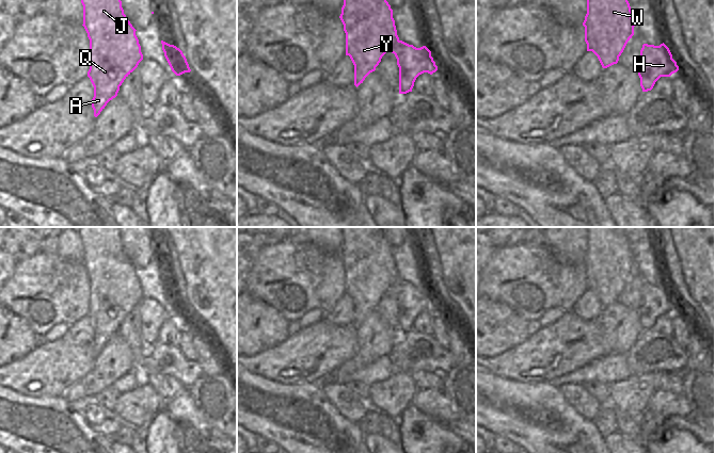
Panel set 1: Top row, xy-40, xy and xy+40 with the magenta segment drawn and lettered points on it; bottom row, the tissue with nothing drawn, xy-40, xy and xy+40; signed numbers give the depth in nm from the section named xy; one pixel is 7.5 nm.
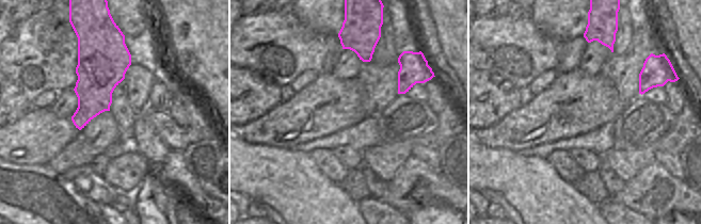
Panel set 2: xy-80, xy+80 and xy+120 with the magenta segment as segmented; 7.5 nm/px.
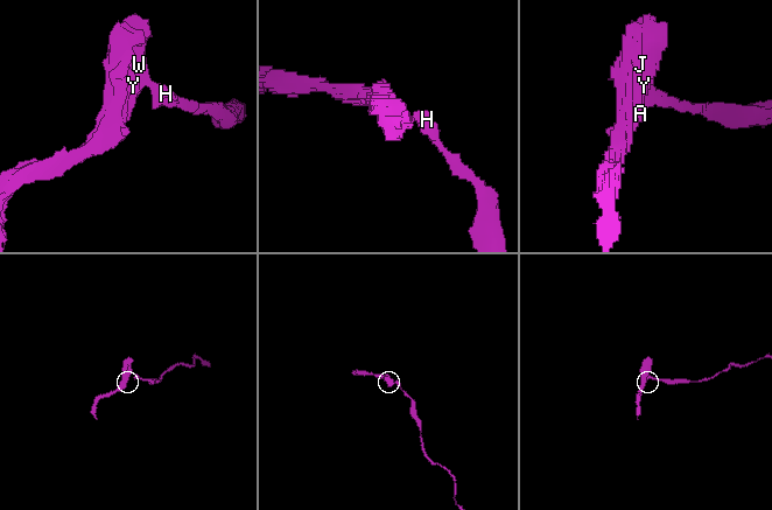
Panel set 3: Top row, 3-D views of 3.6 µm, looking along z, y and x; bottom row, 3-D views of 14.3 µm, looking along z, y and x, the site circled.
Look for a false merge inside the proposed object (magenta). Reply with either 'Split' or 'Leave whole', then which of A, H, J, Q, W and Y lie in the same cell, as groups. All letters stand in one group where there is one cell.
Split. Groups: A J Q W Y / H.

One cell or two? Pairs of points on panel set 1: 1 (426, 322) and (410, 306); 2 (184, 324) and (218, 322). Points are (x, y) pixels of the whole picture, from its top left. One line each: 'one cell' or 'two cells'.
1: two cells
2: two cells

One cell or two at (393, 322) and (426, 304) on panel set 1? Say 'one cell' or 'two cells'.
one cell

